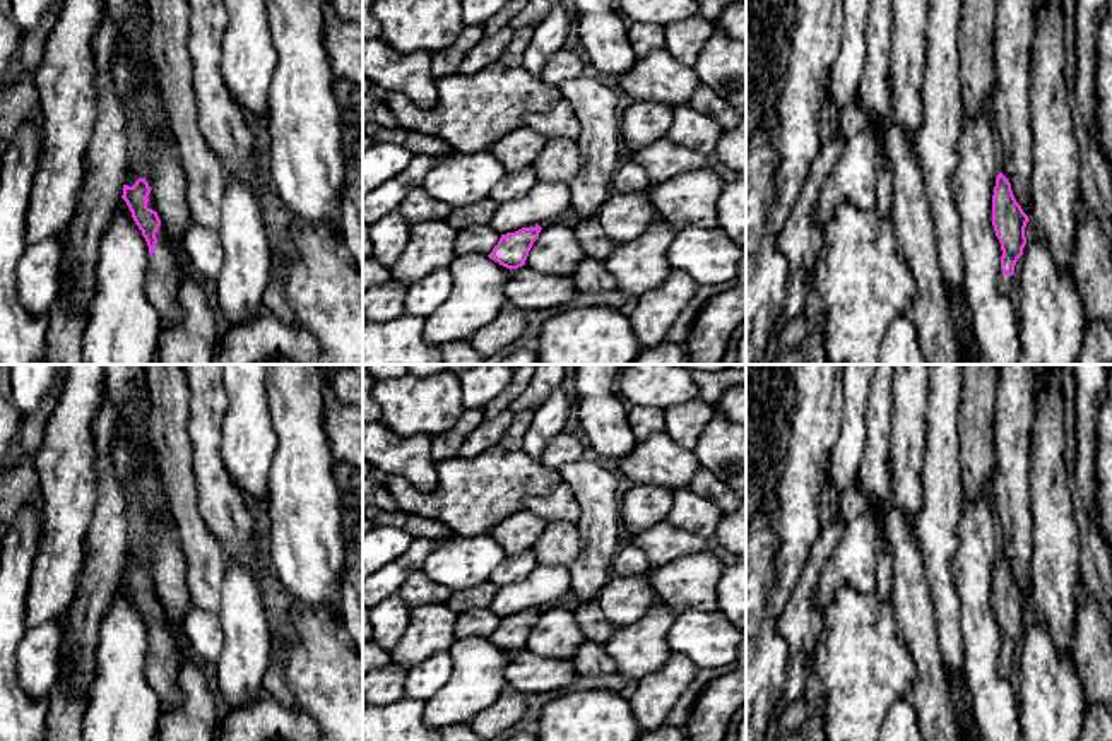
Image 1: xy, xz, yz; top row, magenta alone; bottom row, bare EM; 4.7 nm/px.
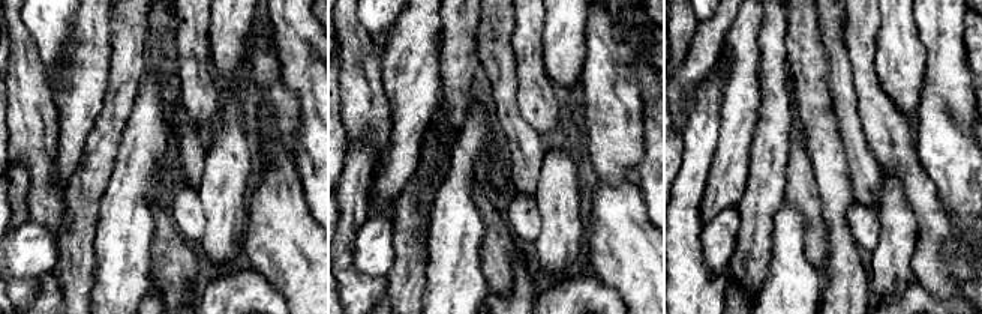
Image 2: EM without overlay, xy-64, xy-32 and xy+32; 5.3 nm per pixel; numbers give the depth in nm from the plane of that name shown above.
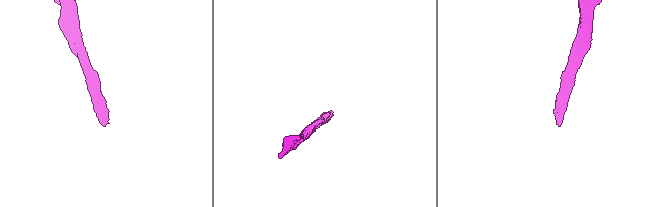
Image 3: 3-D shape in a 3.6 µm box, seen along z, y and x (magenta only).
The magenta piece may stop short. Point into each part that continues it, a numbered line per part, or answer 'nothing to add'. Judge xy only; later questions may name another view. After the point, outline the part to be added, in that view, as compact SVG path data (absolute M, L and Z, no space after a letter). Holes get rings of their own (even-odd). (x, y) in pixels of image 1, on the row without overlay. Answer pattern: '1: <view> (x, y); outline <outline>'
1: xy (163, 661); outline M163 608L156 616L157 626L151 640L145 659L145 679L161 700L163 712L174 708L180 700L178 671L180 671L180 642L166 623Z

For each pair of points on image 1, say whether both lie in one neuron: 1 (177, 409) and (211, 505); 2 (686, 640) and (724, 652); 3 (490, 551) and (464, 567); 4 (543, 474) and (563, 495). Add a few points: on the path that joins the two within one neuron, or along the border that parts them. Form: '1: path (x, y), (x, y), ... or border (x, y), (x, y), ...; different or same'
1: border (189, 414), (189, 440), (197, 493); different
2: path (695, 640), (710, 640), (715, 646); same
3: path (483, 553), (471, 560); same
4: border (561, 481), (544, 495), (531, 495), (522, 507); different

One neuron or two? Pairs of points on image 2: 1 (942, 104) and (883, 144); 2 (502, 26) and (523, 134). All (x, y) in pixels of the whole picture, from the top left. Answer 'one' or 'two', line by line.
1: two
2: one

